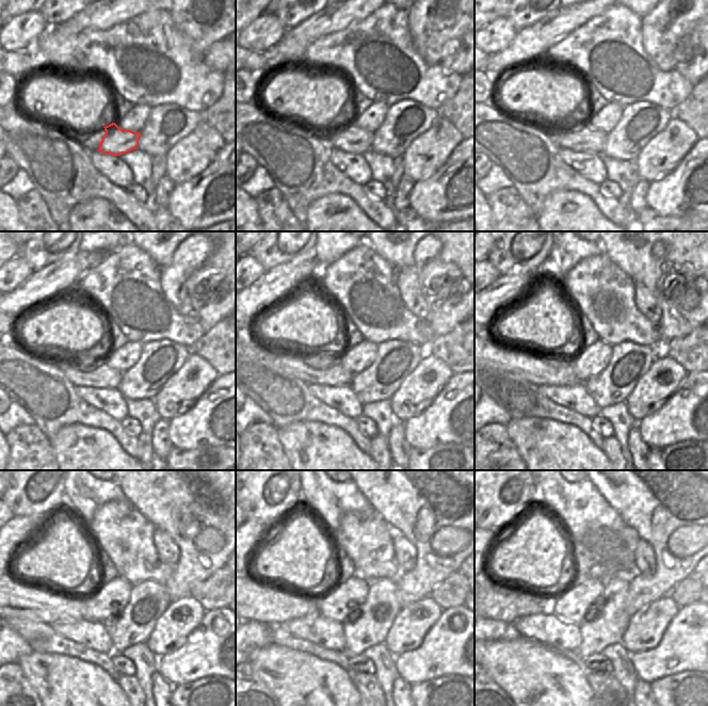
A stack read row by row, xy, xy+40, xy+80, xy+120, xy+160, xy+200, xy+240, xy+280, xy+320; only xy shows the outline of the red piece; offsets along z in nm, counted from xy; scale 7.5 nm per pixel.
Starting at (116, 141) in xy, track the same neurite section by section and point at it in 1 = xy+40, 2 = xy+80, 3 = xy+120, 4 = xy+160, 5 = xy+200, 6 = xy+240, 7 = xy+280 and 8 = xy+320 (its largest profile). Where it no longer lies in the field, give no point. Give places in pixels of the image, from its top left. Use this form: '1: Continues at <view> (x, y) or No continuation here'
1: Continues at xy+40 (350, 139)
2: Continues at xy+80 (579, 138)
3: Continues at xy+120 (95, 374)
4: Continues at xy+160 (308, 370)
5: Continues at xy+200 (540, 370)
6: Continues at xy+240 (18, 599)
7: Continues at xy+280 (257, 600)
8: Continues at xy+320 (497, 602)

